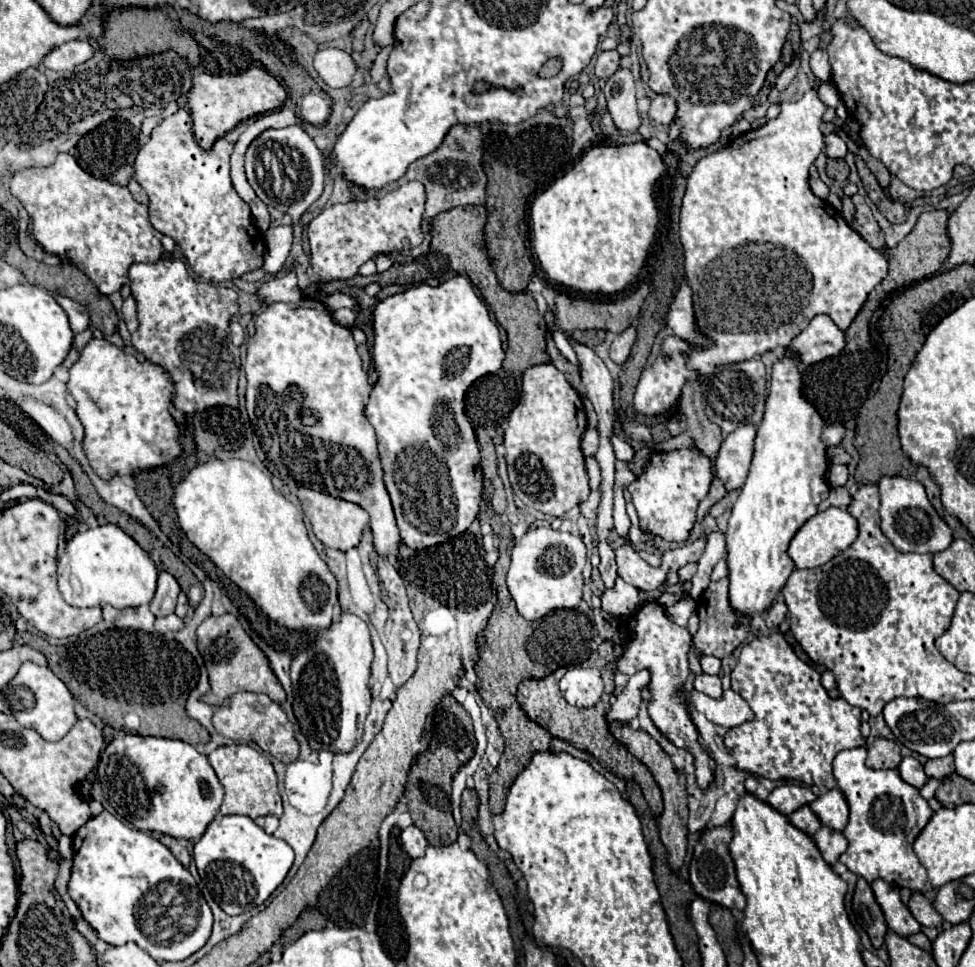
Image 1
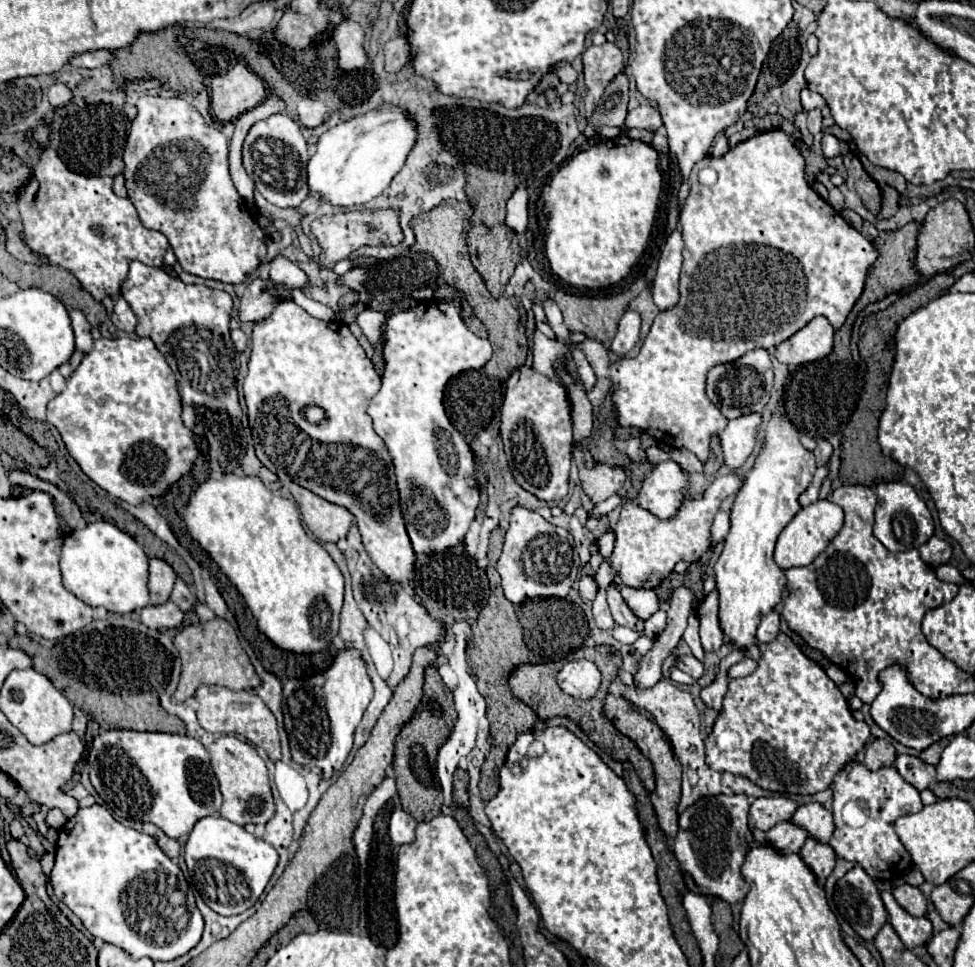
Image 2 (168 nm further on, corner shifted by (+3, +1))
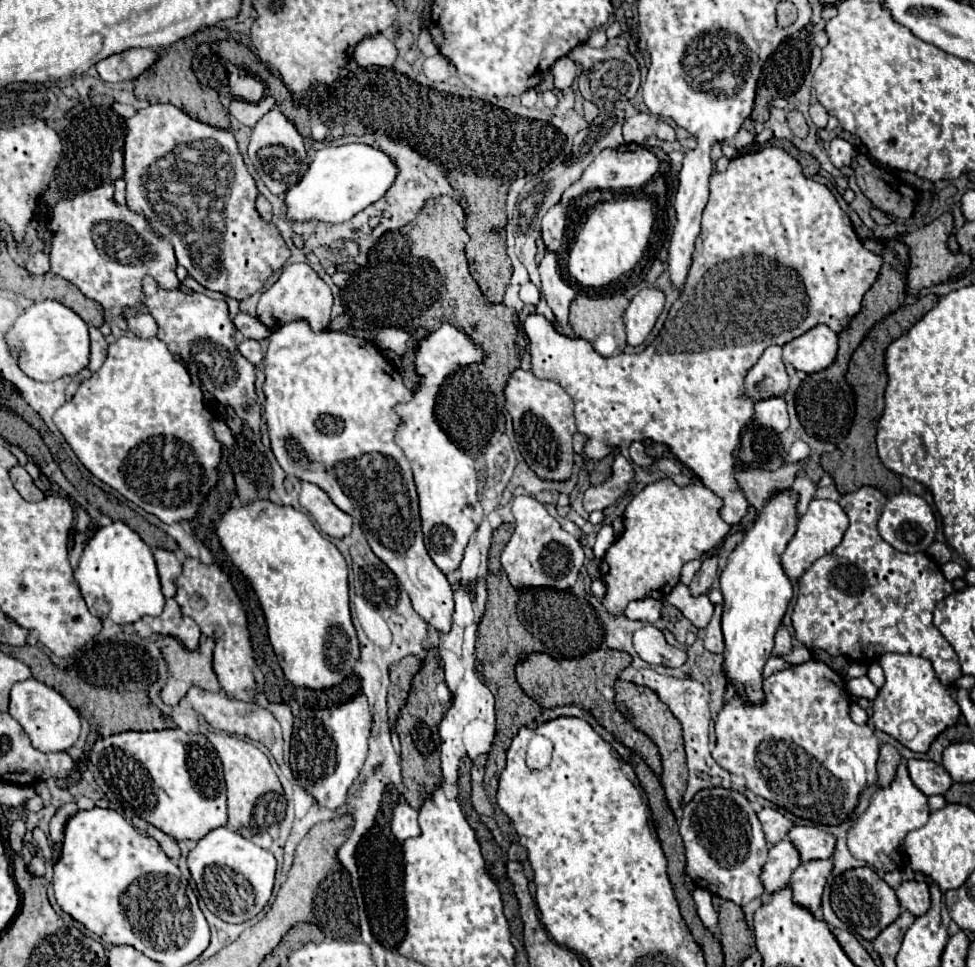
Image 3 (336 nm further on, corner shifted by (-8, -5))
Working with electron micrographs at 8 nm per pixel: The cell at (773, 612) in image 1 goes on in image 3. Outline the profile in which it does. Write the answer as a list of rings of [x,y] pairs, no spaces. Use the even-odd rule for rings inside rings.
[[[781,625],[781,627],[777,629],[777,633],[775,633],[773,653],[775,653],[775,655],[789,655],[791,649],[793,649],[793,645],[791,645],[791,635],[789,635],[789,631]]]

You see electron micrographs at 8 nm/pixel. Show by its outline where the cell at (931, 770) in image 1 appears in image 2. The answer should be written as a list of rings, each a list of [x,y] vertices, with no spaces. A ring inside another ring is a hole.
[[[946,739],[930,745],[928,749],[924,749],[924,751],[920,753],[920,759],[922,759],[924,763],[928,763],[928,765],[936,765],[936,763],[940,761],[940,751],[944,751],[944,745],[946,745]]]

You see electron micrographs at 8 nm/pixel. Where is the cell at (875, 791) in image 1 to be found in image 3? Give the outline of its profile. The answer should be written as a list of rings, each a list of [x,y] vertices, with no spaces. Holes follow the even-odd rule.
[[[901,763],[897,767],[897,775],[893,783],[885,789],[877,789],[871,797],[871,803],[867,811],[857,819],[853,829],[847,835],[847,847],[855,859],[865,861],[871,869],[875,869],[879,875],[893,871],[905,863],[903,853],[899,851],[899,845],[903,843],[905,835],[911,829],[919,829],[927,823],[929,809],[927,809],[927,795],[923,795],[913,781],[909,779],[907,765]]]

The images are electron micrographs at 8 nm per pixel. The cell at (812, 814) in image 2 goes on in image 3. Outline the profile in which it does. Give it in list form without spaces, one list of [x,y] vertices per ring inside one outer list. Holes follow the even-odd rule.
[[[795,825],[789,831],[789,841],[795,845],[795,849],[799,849],[801,863],[811,859],[829,859],[835,849],[835,837],[815,825]]]

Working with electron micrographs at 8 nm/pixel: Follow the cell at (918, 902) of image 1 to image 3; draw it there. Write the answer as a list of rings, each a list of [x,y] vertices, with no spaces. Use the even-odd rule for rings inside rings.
[[[903,881],[897,889],[897,899],[905,911],[911,911],[915,917],[925,915],[929,909],[929,885],[925,881]]]

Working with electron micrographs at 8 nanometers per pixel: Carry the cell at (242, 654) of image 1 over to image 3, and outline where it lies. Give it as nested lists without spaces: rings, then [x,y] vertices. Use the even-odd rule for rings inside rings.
[[[163,637],[163,647],[161,647],[161,653],[163,653],[163,659],[167,663],[167,669],[169,669],[169,679],[167,679],[167,685],[161,689],[161,699],[163,703],[167,705],[177,705],[181,701],[181,697],[187,693],[189,687],[199,687],[199,689],[205,689],[205,691],[219,691],[219,681],[213,673],[213,639],[209,637],[203,637],[199,641],[199,647],[195,651],[187,651],[177,639],[173,637]]]

